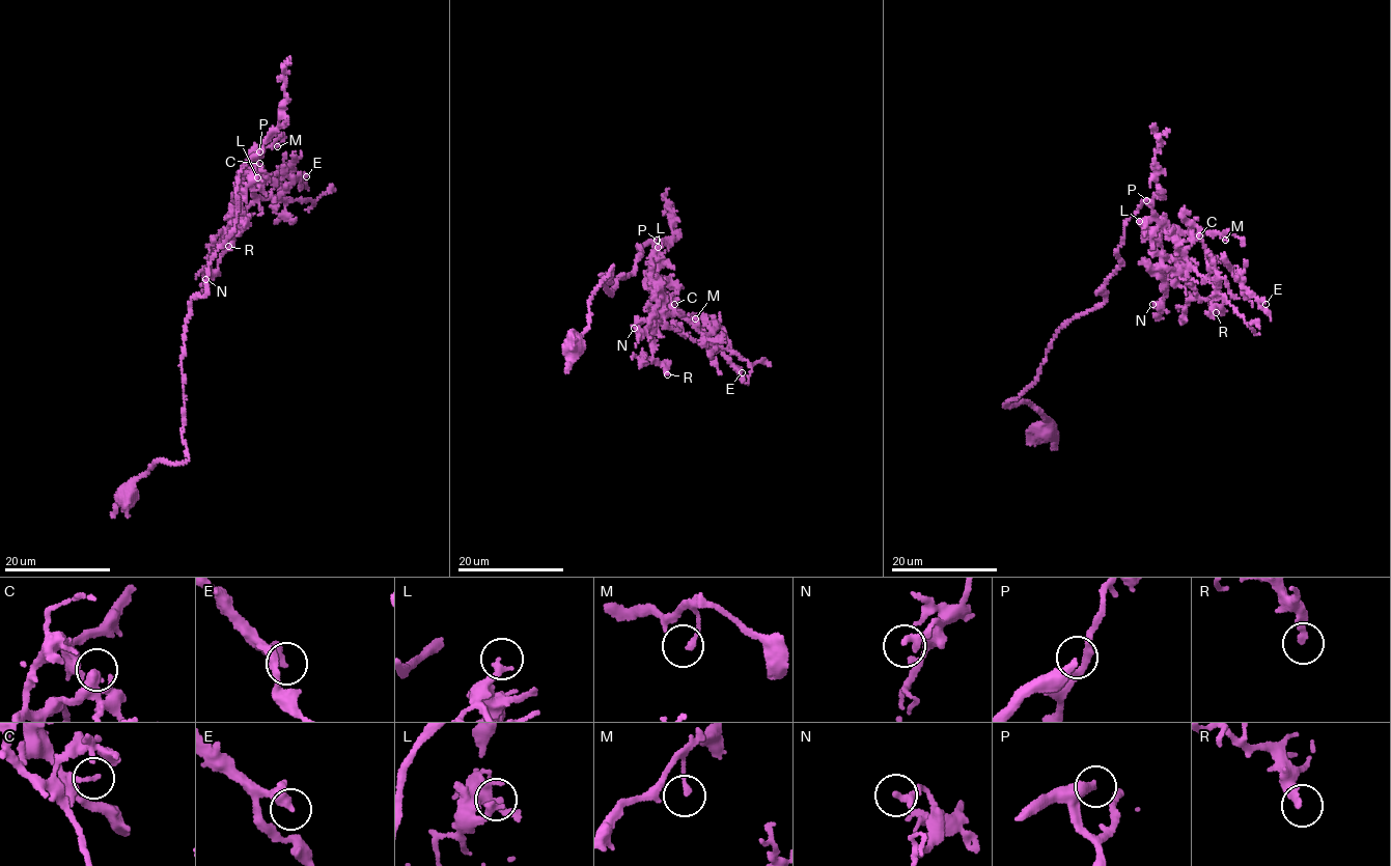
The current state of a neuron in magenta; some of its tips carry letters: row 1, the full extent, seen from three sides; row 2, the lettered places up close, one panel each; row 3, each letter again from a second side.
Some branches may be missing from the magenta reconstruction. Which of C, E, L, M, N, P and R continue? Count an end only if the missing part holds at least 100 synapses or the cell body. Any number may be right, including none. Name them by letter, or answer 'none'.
P

